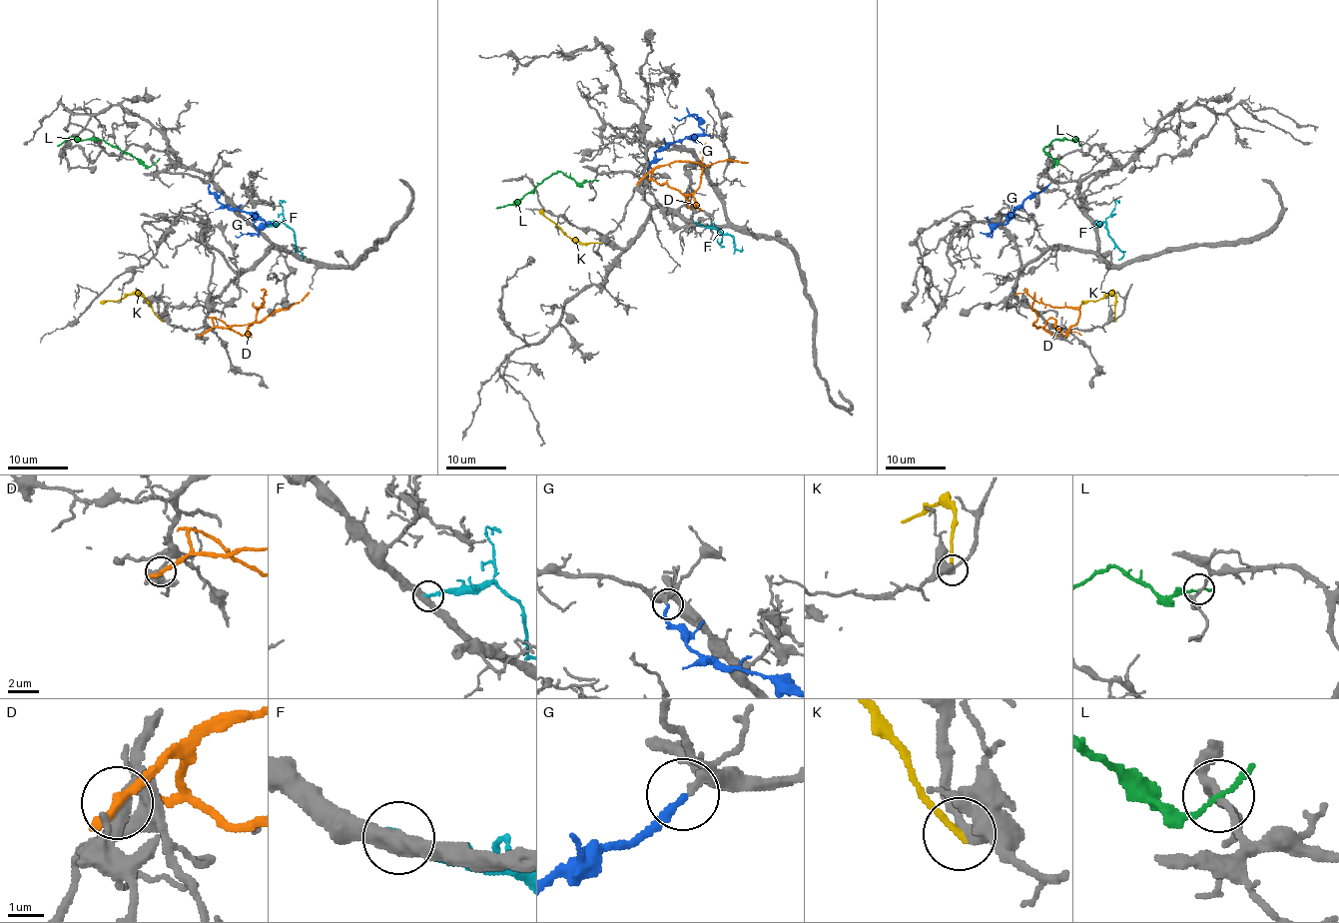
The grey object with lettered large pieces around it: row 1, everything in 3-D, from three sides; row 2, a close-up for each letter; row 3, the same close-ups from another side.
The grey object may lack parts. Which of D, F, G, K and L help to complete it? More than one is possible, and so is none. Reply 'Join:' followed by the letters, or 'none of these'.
Join: G

